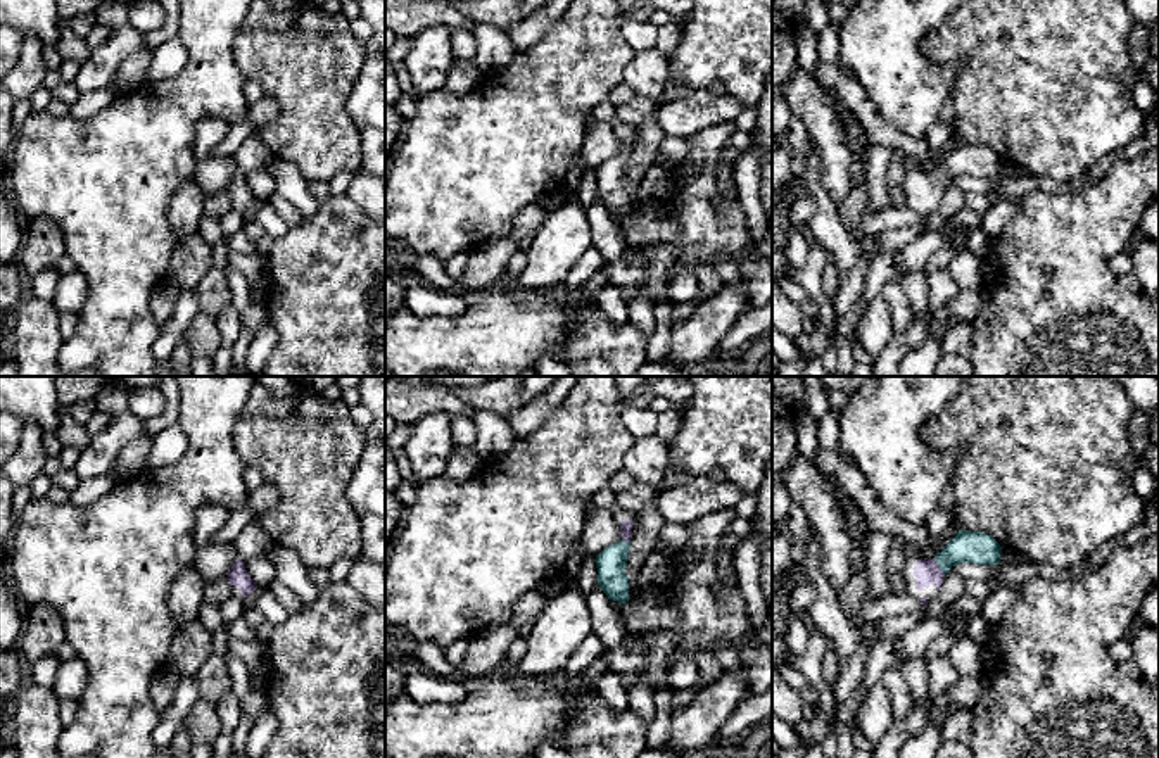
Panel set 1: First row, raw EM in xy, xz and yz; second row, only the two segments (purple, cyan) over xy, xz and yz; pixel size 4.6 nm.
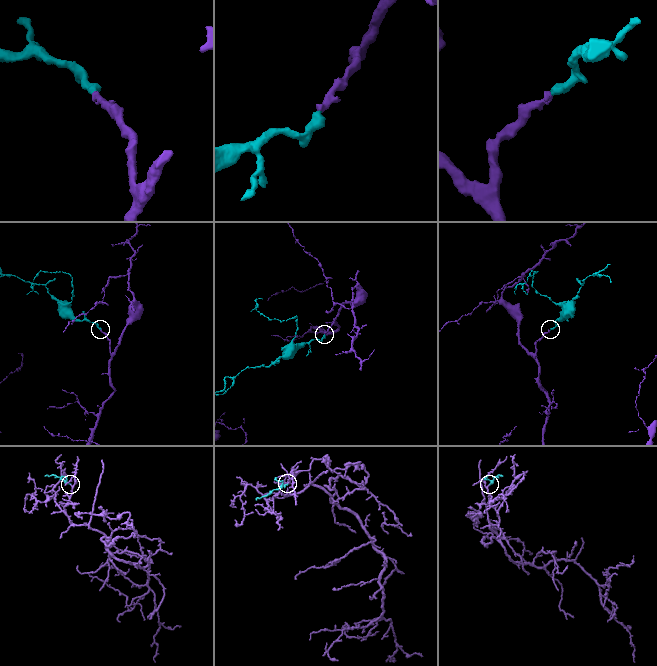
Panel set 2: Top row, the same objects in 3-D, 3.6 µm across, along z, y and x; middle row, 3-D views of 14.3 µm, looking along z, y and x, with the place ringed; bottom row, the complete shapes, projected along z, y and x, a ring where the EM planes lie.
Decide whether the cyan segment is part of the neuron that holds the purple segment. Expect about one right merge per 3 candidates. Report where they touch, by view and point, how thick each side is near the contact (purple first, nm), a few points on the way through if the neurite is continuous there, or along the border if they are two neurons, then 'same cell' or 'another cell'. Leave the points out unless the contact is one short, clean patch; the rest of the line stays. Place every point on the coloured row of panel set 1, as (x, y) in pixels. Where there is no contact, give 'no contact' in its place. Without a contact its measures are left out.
yz (938, 567) | 120/150 nm | across yz (926, 572), (938, 567), (962, 548), (980, 548) | same cell

